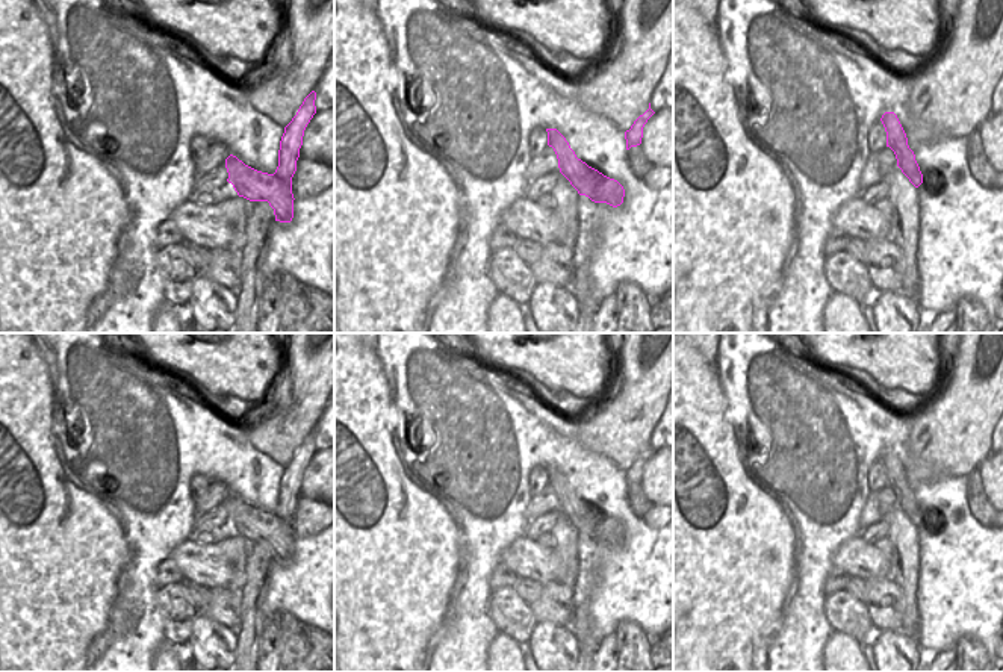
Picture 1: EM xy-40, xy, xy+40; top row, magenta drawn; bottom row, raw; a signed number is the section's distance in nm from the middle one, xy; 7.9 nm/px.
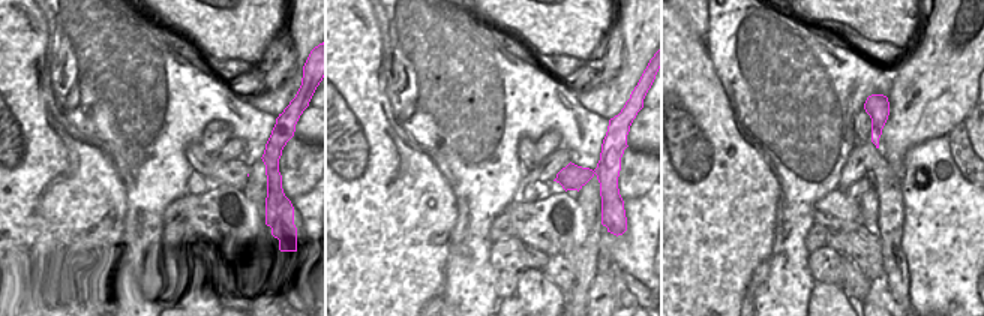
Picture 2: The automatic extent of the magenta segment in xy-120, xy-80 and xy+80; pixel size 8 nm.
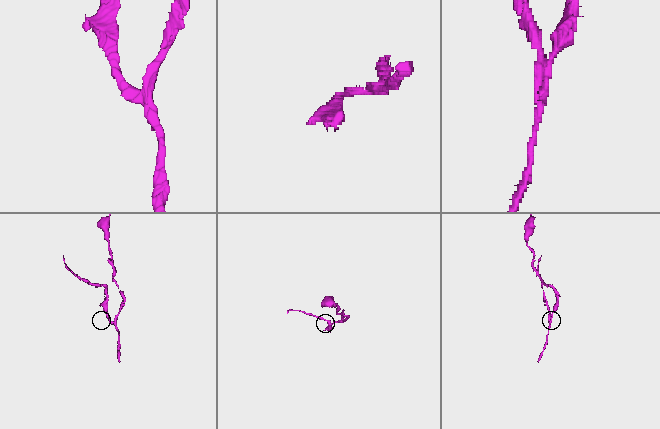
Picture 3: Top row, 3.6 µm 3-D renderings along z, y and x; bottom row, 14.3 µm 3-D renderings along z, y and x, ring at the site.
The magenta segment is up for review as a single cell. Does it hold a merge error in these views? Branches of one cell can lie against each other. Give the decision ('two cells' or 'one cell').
two cells

